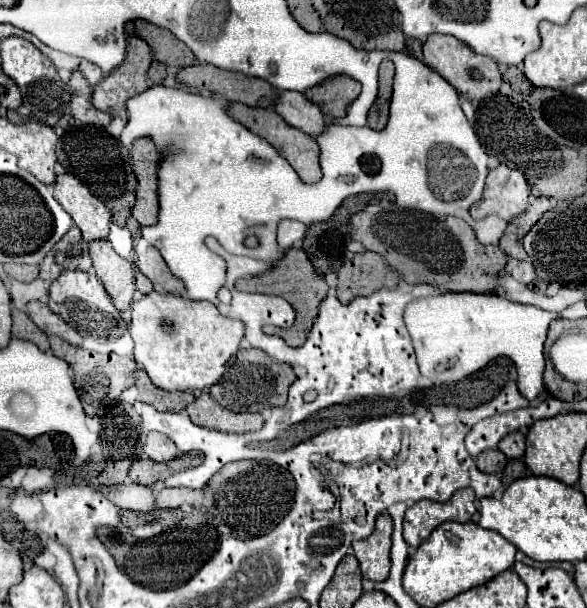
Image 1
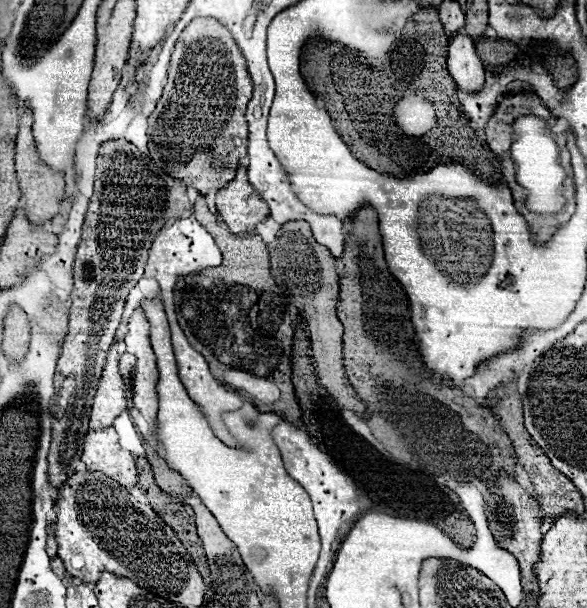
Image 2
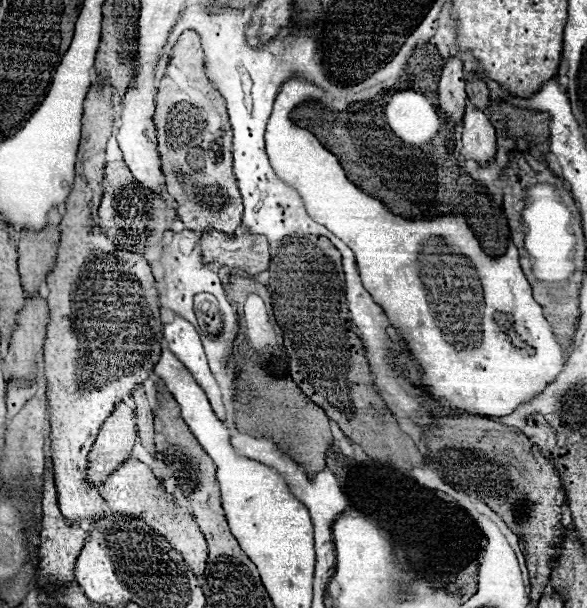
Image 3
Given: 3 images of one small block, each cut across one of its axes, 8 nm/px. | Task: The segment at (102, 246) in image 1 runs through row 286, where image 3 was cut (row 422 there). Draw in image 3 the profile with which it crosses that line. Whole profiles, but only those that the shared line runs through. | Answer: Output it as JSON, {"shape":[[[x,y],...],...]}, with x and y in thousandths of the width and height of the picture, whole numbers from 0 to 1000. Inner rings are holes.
{"shape":[[[204,661],[191,684],[174,697],[167,720],[150,747],[150,796],[170,799],[225,747],[232,720],[232,691],[218,664]]]}

